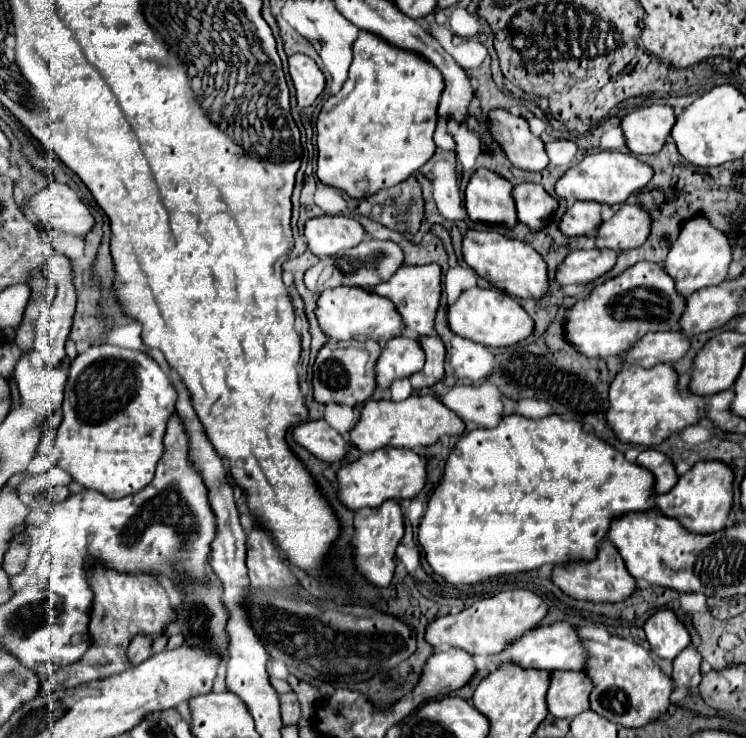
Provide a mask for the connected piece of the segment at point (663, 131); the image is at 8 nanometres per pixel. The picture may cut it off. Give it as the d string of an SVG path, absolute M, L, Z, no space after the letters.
M654 104L638 108L620 118L626 148L634 154L656 154L664 146L676 116L670 106Z

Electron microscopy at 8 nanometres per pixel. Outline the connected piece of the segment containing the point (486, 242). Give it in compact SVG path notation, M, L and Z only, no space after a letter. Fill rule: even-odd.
M468 230L462 236L462 258L464 262L492 286L500 288L502 292L518 298L542 298L548 292L548 276L546 264L542 256L526 242L506 238L500 232L480 232Z

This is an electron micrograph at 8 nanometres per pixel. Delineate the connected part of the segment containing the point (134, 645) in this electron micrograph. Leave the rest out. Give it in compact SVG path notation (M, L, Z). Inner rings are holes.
M136 634L128 646L128 658L134 666L142 664L144 660L148 660L152 656L152 642L154 638L150 634Z

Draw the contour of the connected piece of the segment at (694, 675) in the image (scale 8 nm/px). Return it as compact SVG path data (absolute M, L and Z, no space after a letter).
M686 648L680 656L676 656L676 660L672 662L674 670L672 670L672 680L676 688L694 688L700 684L702 676L700 676L700 654L692 648Z

